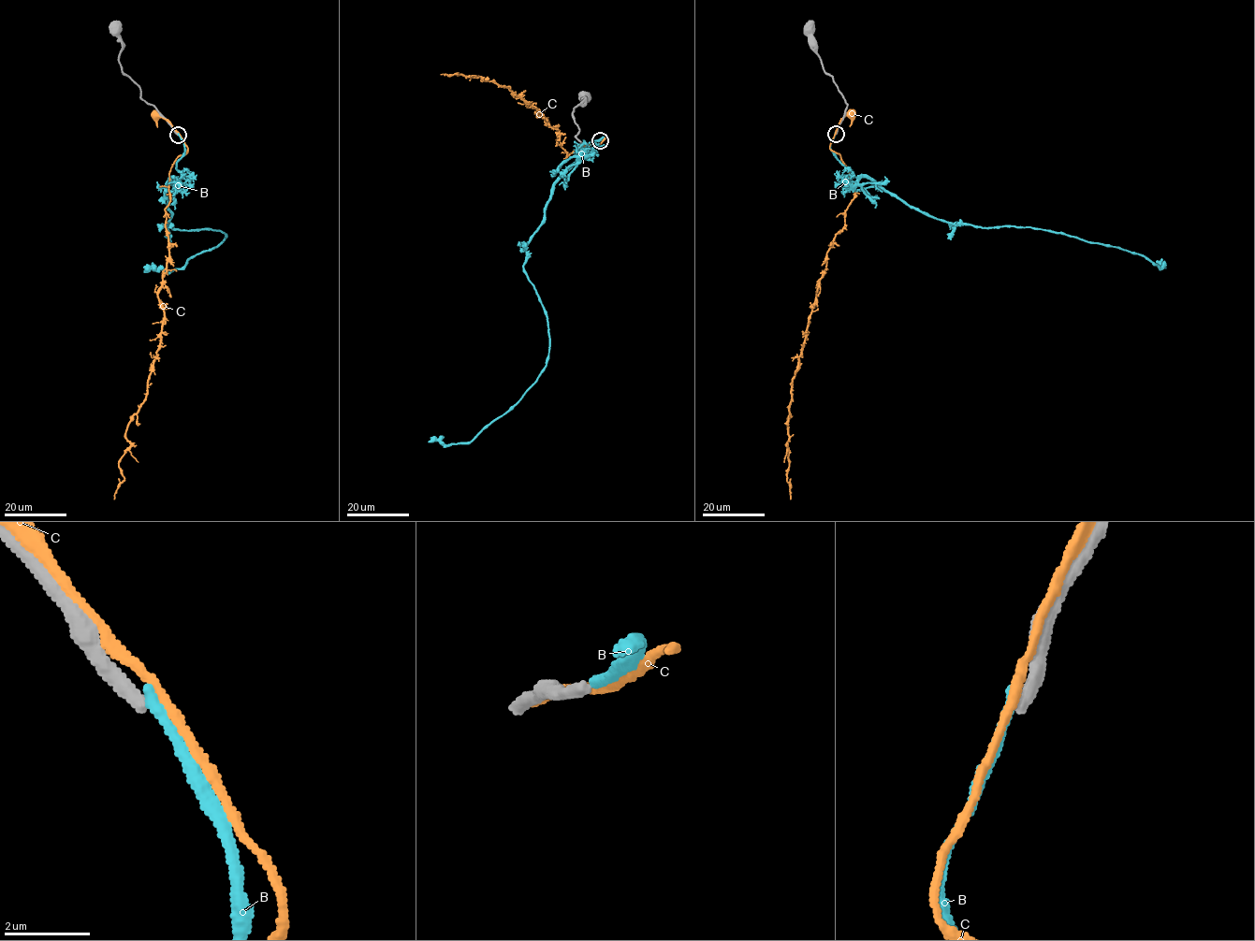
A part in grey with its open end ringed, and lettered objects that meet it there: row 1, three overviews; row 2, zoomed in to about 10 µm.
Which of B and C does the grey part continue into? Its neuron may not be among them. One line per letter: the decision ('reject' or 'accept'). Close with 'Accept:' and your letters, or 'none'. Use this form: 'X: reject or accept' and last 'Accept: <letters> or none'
B: reject
C: reject
Accept: none

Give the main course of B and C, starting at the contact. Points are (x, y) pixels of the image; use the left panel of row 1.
B: (178, 134), (184, 152), (180, 177), (165, 192), (167, 225), (226, 237), (181, 268), (144, 272)
C: (179, 134), (187, 150), (170, 169), (165, 209), (160, 347), (146, 399), (128, 425), (114, 499)

